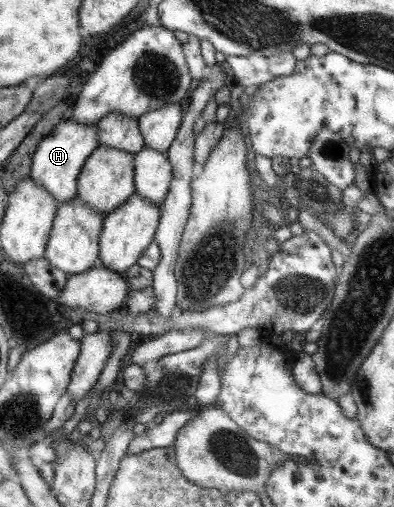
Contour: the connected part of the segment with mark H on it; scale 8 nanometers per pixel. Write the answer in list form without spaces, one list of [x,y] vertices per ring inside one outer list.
[[[72,119],[58,122],[51,130],[51,134],[44,136],[36,146],[31,156],[30,174],[36,184],[44,188],[54,200],[56,205],[64,200],[72,200],[76,197],[76,185],[80,169],[90,156],[90,153],[98,146],[96,140],[96,126],[78,124]]]

